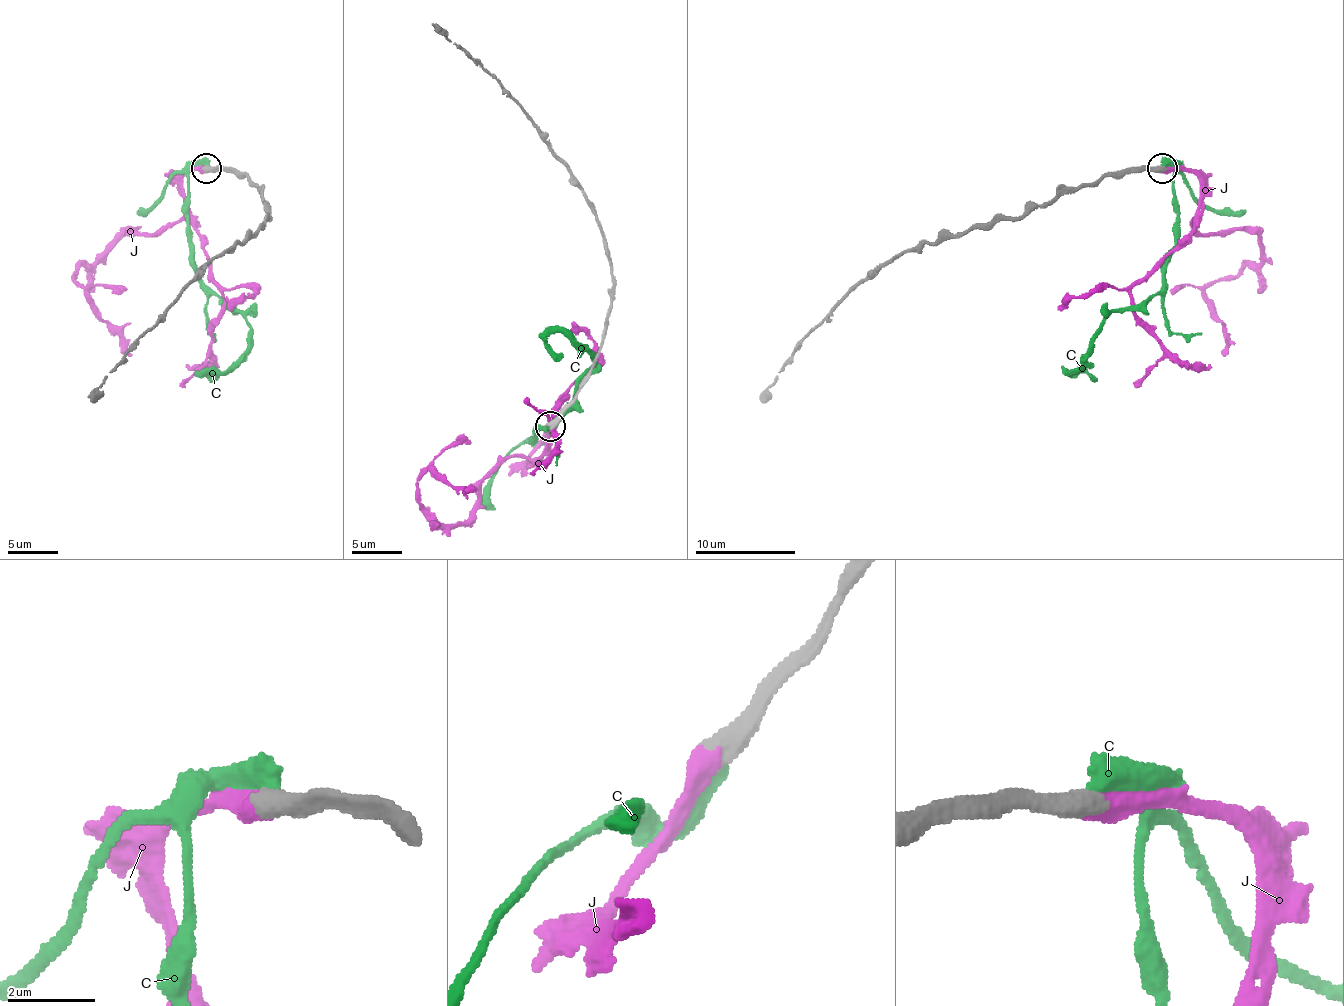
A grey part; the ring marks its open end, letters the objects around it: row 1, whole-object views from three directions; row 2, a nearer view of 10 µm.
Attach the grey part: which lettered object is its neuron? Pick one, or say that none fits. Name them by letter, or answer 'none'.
J

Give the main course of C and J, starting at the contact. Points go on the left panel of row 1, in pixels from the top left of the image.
C: (208, 166), (190, 169), (188, 247), (198, 277), (248, 325), (248, 347), (226, 370), (203, 373), (218, 380)
J: (205, 169), (183, 179), (185, 212), (178, 219), (155, 234), (122, 234), (75, 272), (95, 312), (133, 355)

